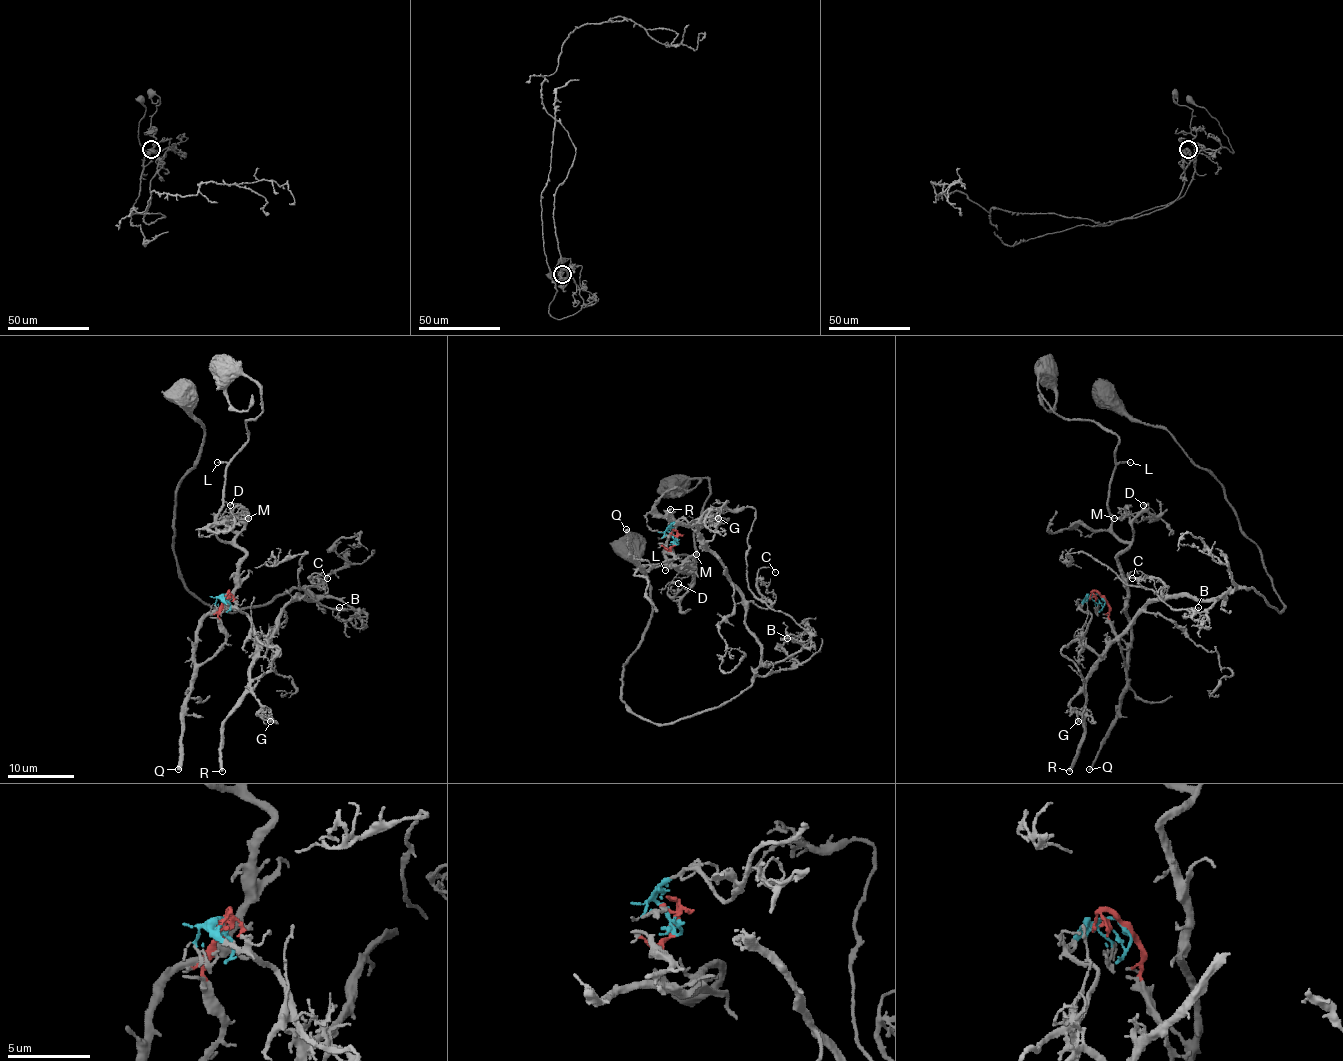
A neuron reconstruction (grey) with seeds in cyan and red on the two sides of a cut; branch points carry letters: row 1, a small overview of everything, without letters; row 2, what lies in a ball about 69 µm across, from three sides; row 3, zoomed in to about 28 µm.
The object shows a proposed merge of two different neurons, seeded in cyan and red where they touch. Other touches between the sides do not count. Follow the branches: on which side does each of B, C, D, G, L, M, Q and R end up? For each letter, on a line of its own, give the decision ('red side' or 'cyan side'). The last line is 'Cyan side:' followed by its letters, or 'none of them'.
B: cyan side
C: cyan side
D: red side
G: cyan side
L: red side
M: red side
Q: red side
R: cyan side
Cyan side: B, C, G, R

